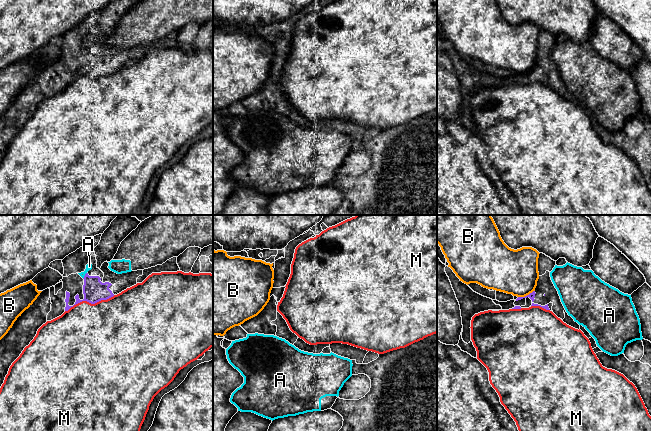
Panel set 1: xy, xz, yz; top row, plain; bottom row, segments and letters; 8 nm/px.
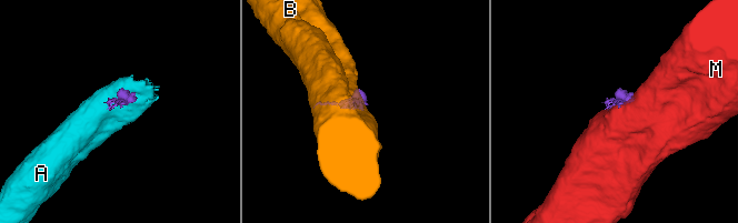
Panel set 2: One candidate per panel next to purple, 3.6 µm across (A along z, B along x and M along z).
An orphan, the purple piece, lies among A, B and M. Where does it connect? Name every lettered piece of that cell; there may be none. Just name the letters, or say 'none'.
M

